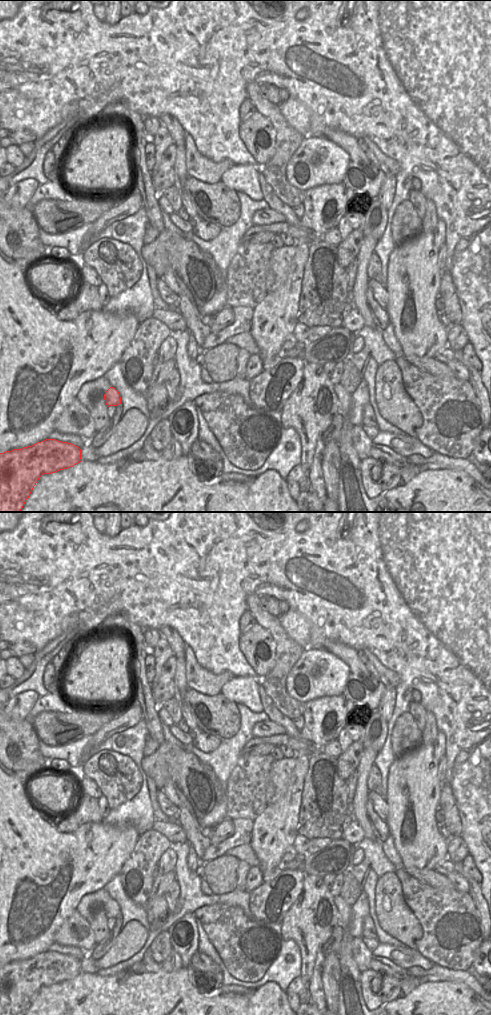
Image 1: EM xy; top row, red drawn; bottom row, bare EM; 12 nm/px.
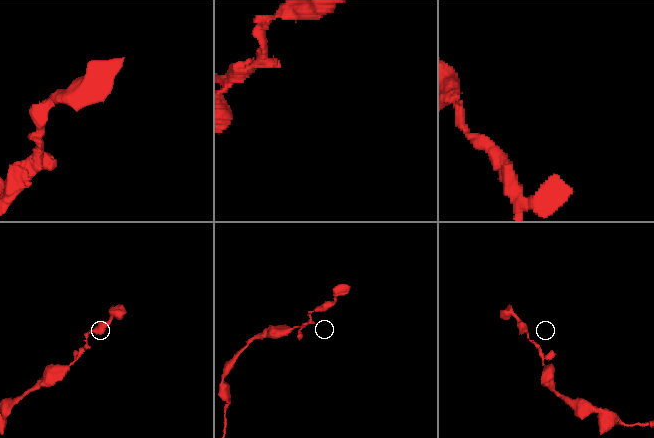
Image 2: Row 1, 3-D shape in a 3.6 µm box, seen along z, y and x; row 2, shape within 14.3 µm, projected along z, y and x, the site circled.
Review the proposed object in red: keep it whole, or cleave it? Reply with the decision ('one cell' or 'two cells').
one cell

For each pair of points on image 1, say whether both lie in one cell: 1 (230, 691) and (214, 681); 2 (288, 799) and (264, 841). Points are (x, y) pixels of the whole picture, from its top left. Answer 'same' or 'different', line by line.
1: different
2: same

